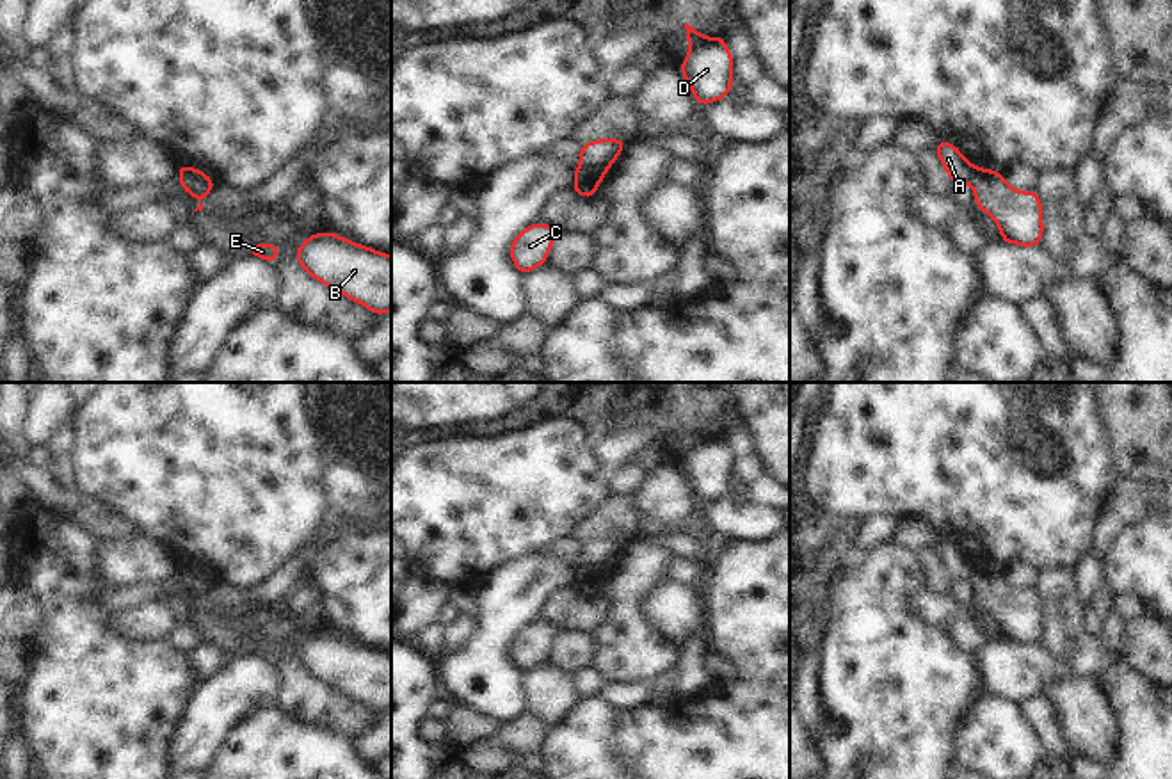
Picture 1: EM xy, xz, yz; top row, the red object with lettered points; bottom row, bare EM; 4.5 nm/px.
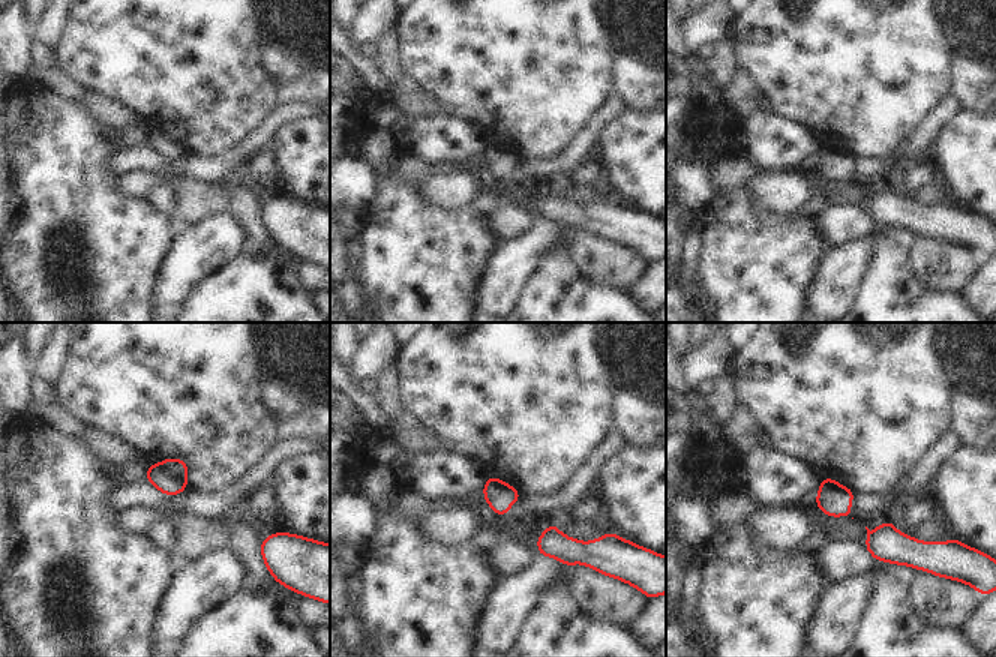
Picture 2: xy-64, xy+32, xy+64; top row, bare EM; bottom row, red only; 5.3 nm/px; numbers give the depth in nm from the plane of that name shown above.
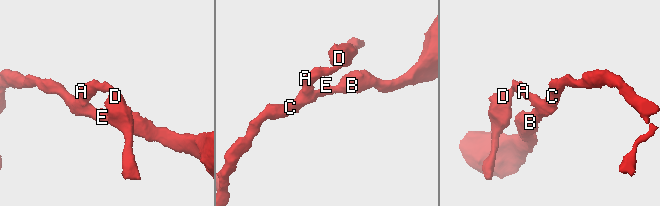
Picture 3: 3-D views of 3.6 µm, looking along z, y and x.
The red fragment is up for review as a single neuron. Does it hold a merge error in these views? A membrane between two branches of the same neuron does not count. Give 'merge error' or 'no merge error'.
merge error

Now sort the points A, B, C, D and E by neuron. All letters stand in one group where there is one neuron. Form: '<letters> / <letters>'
A D / B C E

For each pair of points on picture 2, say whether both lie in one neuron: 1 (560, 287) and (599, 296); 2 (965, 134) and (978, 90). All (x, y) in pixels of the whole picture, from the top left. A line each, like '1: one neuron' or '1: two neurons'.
1: one neuron
2: two neurons

